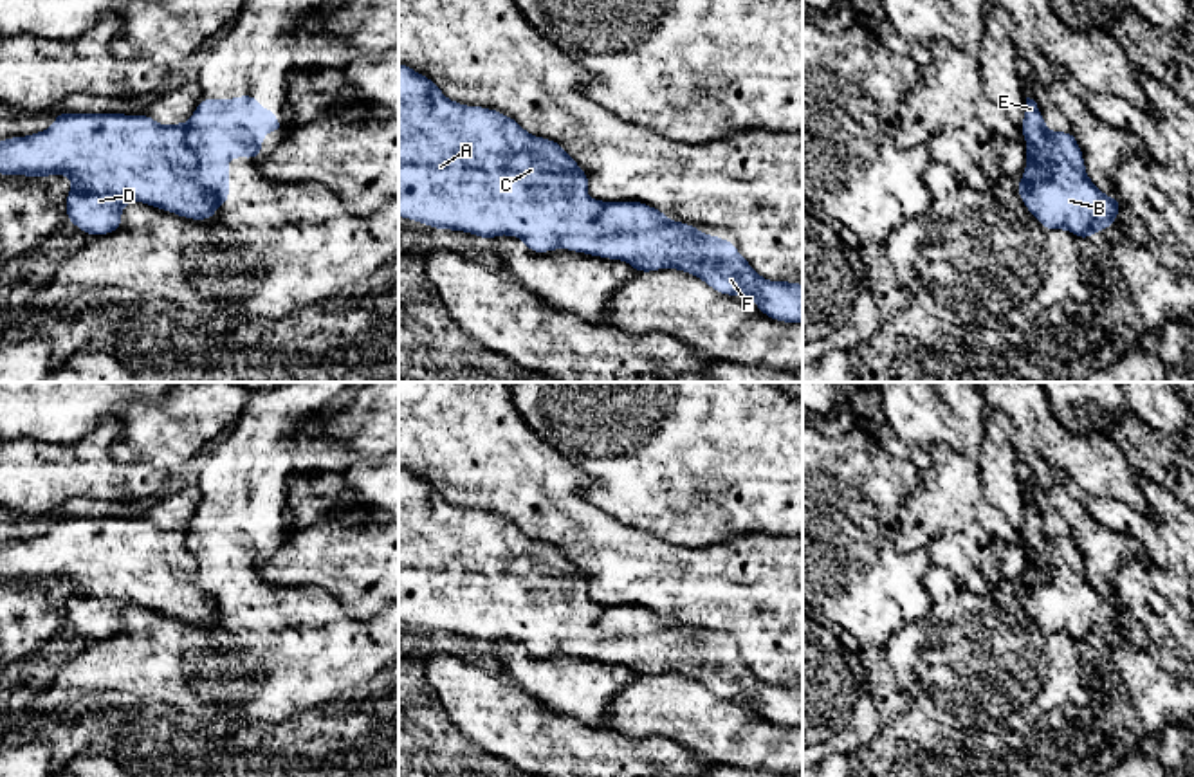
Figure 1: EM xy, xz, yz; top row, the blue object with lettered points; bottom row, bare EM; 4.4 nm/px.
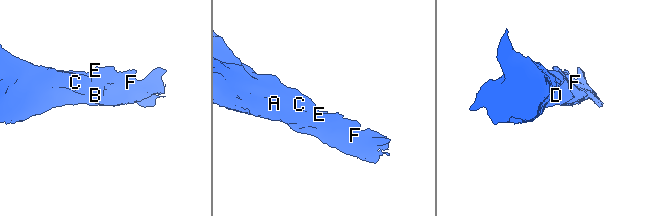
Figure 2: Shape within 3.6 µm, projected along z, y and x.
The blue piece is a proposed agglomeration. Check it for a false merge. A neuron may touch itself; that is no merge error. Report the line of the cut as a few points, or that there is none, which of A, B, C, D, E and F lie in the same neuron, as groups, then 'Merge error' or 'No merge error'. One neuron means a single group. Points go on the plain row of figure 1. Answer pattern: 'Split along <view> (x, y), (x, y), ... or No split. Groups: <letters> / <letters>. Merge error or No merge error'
Split along yz (1050, 536), (1050, 559), (1041, 568), (1041, 577), (1023, 583). Groups: A B C D F / E. Merge error

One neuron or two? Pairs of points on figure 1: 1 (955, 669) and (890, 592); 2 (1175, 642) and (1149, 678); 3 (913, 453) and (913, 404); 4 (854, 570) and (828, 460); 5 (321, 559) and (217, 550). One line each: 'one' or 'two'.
1: two
2: two
3: two
4: one
5: two

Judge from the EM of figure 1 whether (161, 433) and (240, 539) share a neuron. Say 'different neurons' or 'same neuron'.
different neurons

